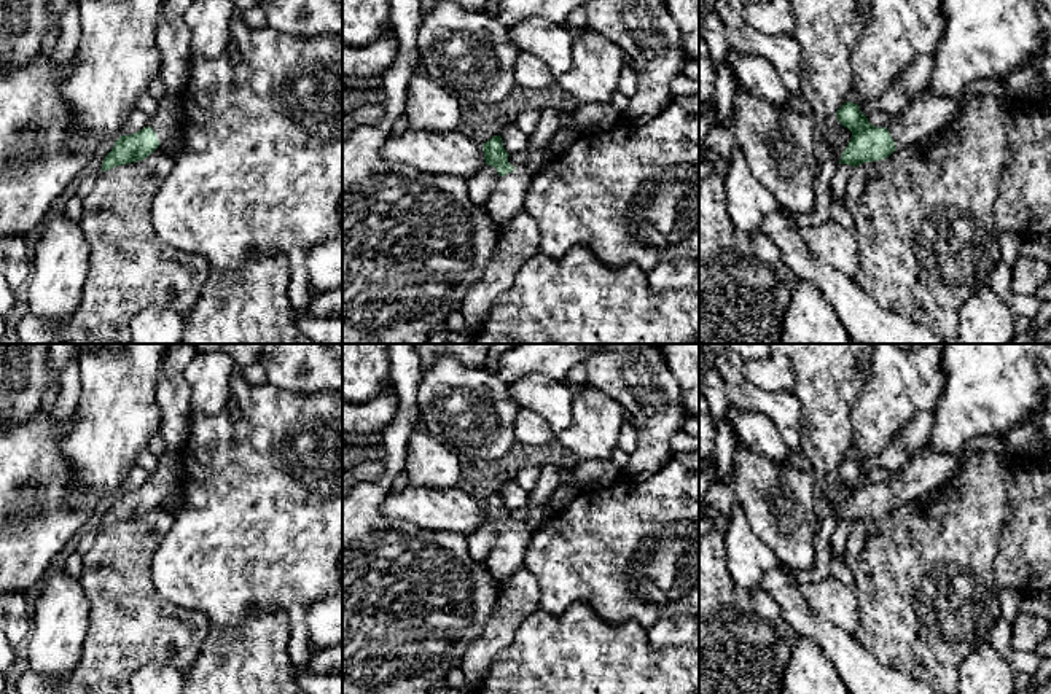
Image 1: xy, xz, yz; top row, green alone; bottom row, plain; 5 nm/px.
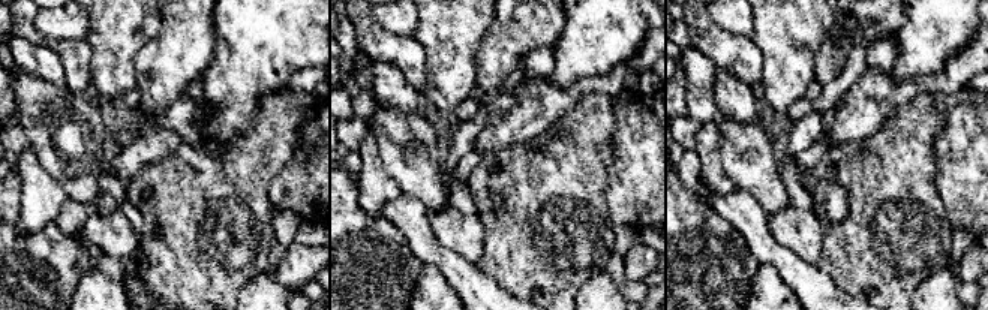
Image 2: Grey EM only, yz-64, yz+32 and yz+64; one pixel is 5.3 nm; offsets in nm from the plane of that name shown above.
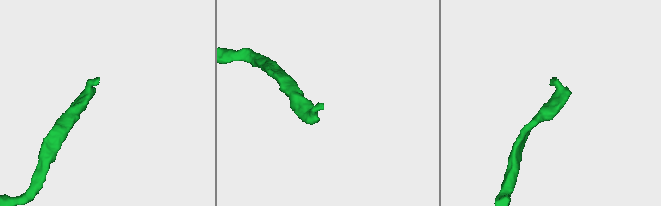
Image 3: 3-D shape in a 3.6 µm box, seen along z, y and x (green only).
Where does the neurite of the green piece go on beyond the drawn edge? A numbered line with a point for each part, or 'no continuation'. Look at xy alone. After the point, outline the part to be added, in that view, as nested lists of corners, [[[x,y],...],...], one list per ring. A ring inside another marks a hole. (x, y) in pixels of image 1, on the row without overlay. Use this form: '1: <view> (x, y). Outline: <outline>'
1: xy (166, 476). Outline: [[[167,449],[158,457],[158,463],[150,468],[148,484],[156,489],[158,497],[164,497],[175,490],[183,479],[182,454]]]

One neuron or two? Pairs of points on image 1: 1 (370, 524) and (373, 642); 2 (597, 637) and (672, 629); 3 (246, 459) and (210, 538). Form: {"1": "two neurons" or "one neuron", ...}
{"1": "one neuron", "2": "two neurons", "3": "one neuron"}

